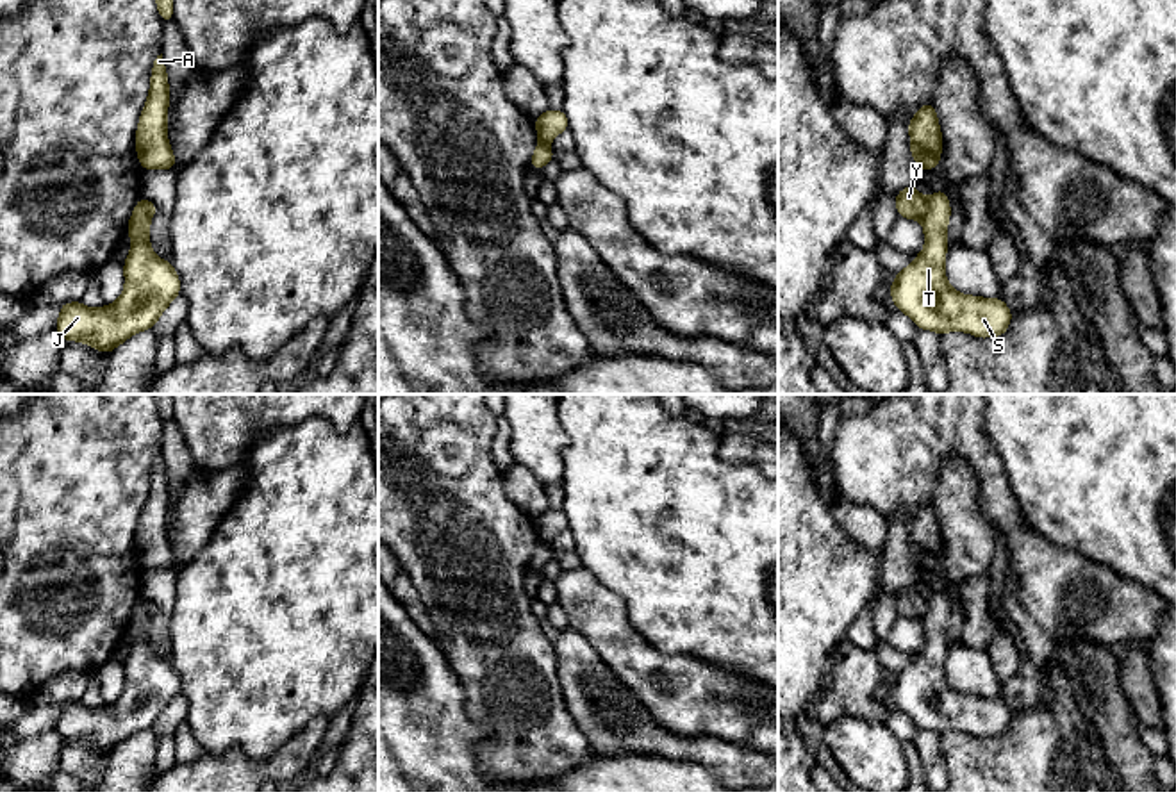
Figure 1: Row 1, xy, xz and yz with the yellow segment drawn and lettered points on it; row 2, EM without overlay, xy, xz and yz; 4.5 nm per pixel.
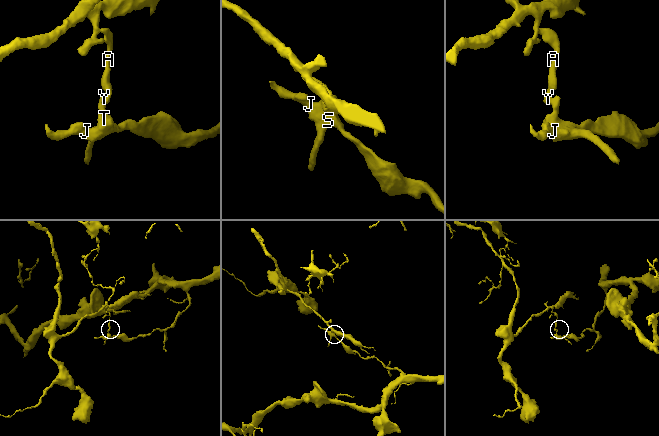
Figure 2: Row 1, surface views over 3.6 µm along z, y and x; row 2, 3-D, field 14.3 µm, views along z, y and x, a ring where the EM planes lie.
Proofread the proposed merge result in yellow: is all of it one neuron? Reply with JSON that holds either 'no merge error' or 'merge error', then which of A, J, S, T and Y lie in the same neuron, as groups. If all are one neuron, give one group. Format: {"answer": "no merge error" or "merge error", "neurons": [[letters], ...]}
{"answer": "merge error", "neurons": [["A", "Y"], ["J", "S", "T"]]}

